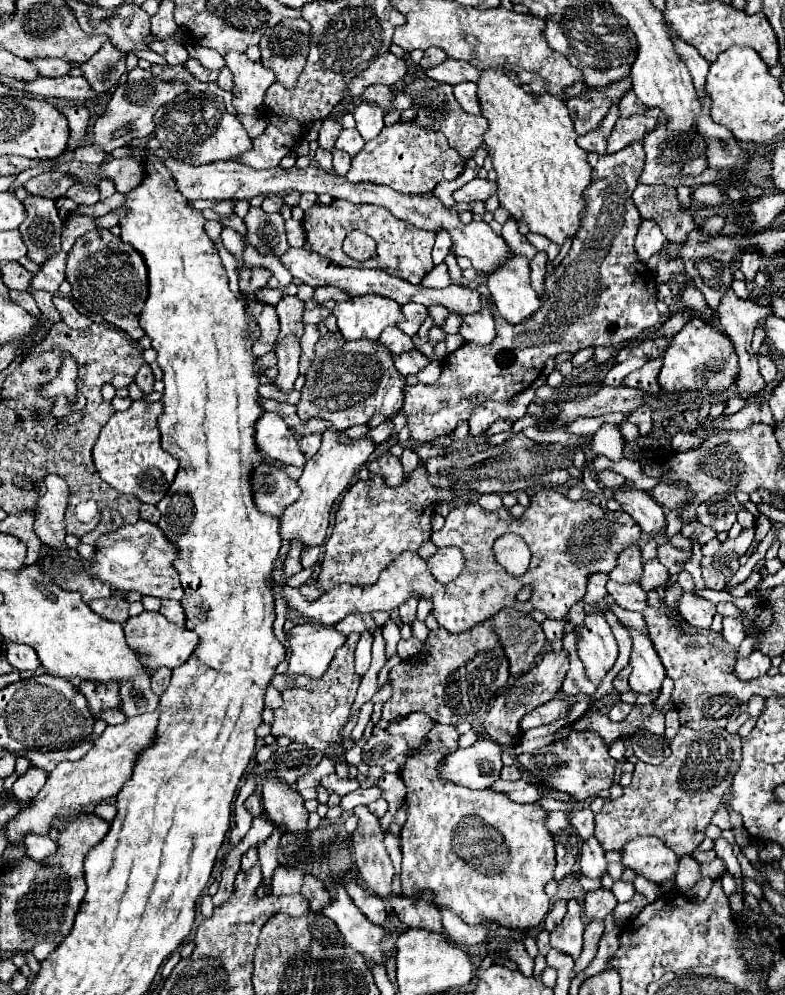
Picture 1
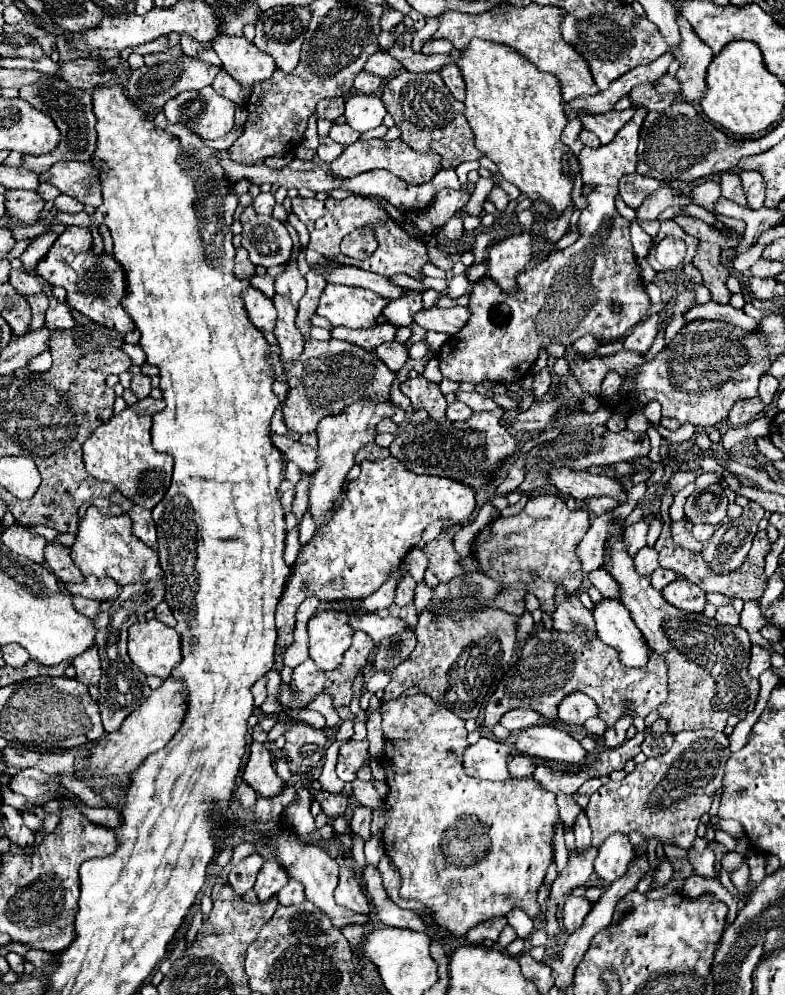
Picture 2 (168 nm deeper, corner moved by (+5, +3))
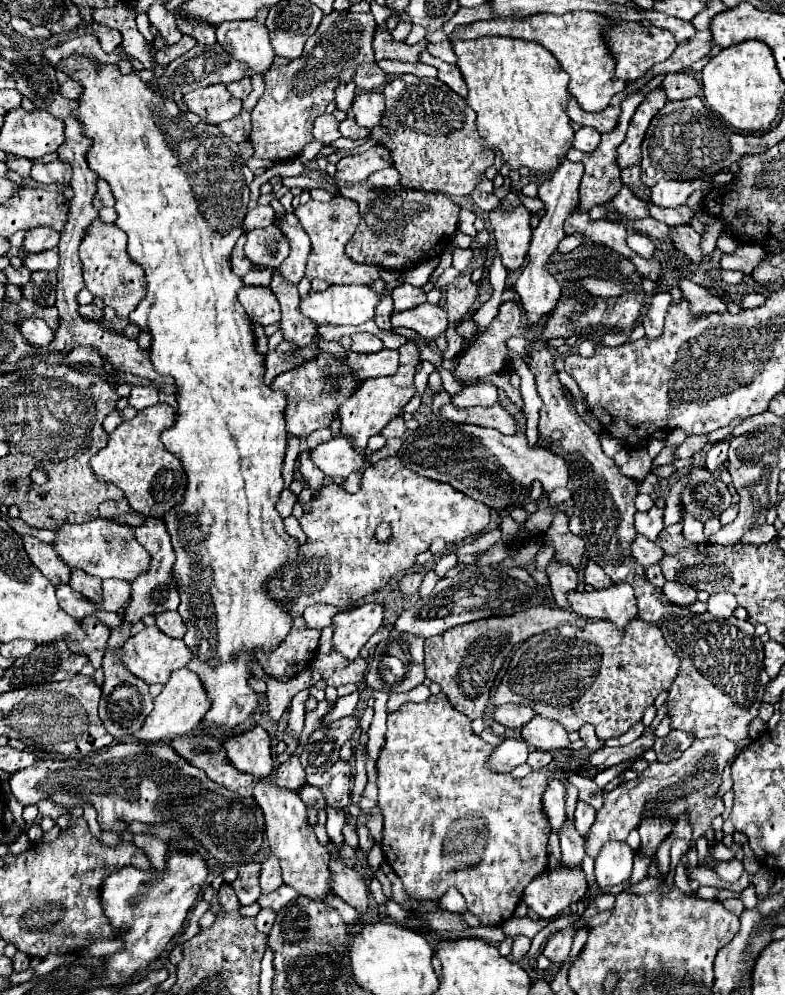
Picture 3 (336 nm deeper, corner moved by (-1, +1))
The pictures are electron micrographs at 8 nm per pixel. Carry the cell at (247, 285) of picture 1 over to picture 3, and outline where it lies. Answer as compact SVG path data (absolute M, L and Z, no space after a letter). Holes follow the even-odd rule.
M245 234L237 240L237 244L235 244L233 252L231 252L231 258L229 258L231 270L233 270L237 276L245 276L245 274L253 268L251 260L249 260L249 258L245 256L245 252L243 252L243 246L245 246Z

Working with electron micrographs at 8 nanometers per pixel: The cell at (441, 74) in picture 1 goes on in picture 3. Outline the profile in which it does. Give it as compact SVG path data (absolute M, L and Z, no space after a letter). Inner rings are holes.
M377 26L375 34L373 34L373 52L375 52L375 60L405 60L405 62L419 62L419 52L425 50L425 40L409 46L405 42L397 42L393 40L393 36L389 34L389 30L385 26Z

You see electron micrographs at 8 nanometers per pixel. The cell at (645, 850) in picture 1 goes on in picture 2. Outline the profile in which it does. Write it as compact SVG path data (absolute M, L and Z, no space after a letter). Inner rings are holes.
M611 834L595 858L595 872L607 884L615 882L625 874L625 870L635 860L635 846L629 842L627 834Z

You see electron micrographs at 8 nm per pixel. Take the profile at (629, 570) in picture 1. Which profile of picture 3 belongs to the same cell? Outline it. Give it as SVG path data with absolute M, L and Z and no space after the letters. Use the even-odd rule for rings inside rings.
M653 506L647 512L635 512L635 528L639 534L647 536L649 540L655 540L663 526L663 508Z

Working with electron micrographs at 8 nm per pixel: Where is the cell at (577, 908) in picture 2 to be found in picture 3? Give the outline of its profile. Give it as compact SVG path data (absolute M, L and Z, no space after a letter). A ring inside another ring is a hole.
M575 924L575 926L569 926L569 928L563 928L563 930L555 932L547 940L547 944L543 946L543 954L551 960L553 966L561 966L567 960L567 956L571 952L571 944L573 944L573 934L577 932L577 928L579 926Z

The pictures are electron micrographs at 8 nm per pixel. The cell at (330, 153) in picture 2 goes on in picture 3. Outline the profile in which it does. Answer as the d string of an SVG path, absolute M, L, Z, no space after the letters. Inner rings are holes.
M321 114L315 120L313 136L315 136L315 140L321 140L325 144L331 144L333 140L341 138L341 134L339 134L339 122L335 120L335 116L333 114Z

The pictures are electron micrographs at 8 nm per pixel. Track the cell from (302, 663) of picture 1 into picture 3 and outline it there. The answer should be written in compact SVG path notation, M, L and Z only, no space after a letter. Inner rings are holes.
M365 602L347 612L339 612L335 614L333 624L333 648L345 654L347 660L355 660L367 640L383 626L383 604Z

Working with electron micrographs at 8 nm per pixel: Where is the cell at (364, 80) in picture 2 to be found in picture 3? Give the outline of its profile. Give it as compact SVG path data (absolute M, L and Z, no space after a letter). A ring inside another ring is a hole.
M377 62L361 64L355 68L353 82L359 90L379 90L387 80L387 74L377 66Z

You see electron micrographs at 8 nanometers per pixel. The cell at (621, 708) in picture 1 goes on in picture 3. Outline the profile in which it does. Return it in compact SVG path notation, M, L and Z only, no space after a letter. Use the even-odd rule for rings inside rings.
M635 722L625 734L621 734L621 736L617 736L617 738L605 740L605 746L625 746L625 744L637 740L643 732L645 732L645 724L643 724L643 722Z

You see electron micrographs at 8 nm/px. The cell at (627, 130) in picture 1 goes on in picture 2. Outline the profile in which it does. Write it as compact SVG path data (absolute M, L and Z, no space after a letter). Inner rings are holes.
M627 108L623 112L607 112L607 114L599 114L599 116L583 116L581 124L585 130L593 132L601 144L609 144L613 140L613 136L629 122L629 118L635 114L635 108Z

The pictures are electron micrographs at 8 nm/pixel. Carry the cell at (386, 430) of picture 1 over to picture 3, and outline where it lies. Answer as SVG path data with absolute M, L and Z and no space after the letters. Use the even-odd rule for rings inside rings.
M397 416L397 418L393 418L393 420L381 430L381 436L383 436L383 438L401 438L405 432L407 432L405 420L403 420L401 416Z

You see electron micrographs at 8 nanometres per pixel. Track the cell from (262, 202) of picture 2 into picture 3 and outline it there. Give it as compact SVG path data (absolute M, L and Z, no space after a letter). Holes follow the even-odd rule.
M267 204L267 206L257 206L255 210L249 210L245 220L243 220L243 232L251 232L255 228L267 228L273 224L273 216L275 210Z

